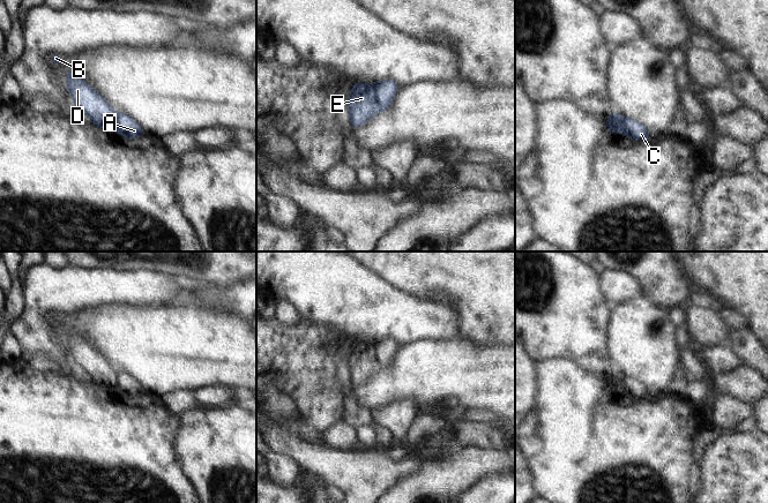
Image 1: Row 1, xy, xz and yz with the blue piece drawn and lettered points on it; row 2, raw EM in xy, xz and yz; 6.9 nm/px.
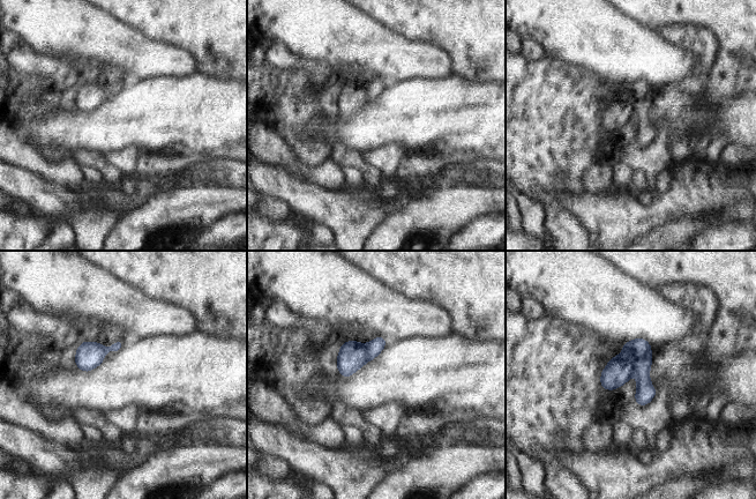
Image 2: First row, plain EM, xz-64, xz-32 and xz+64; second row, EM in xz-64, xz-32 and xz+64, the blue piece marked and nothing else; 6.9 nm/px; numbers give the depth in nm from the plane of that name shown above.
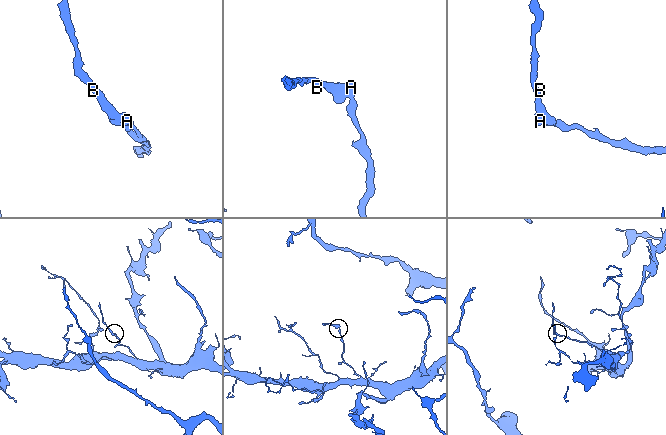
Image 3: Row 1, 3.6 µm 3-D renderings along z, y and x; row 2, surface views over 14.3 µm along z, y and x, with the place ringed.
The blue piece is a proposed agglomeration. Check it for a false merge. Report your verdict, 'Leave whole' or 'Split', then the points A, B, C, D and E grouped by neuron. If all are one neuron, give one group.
Split. Groups: A / B C D E

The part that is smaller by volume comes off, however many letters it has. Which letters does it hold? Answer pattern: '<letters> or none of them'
B, C, D, E

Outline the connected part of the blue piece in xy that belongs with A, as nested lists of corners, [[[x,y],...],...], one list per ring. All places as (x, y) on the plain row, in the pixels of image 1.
[[[127,371],[117,373],[117,389],[118,392],[127,395],[133,398],[141,395],[143,391],[141,384],[133,378]]]

